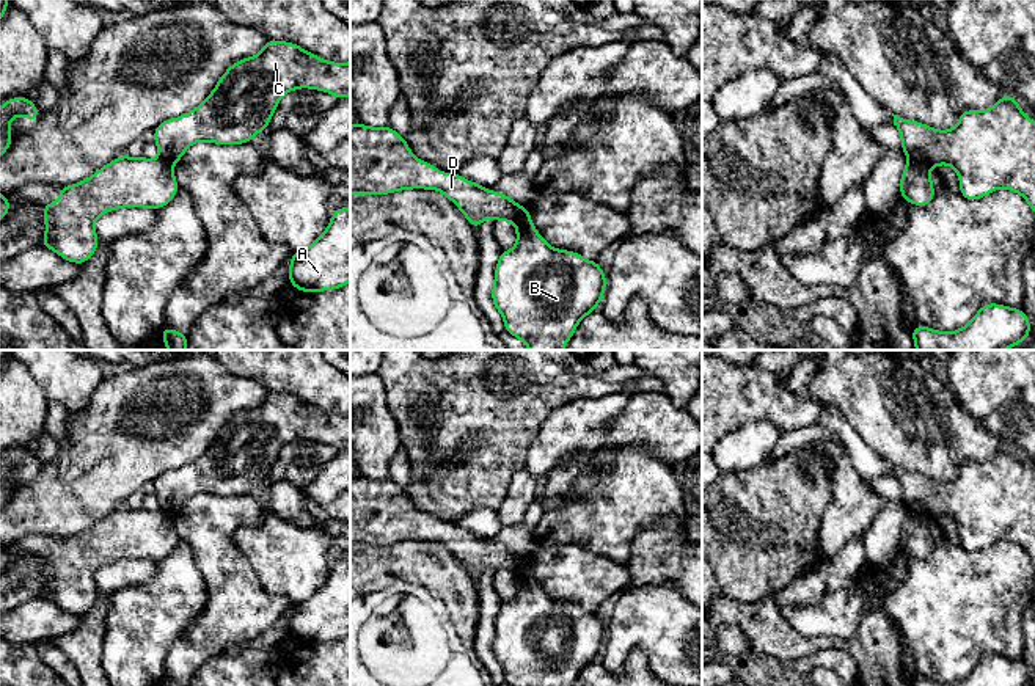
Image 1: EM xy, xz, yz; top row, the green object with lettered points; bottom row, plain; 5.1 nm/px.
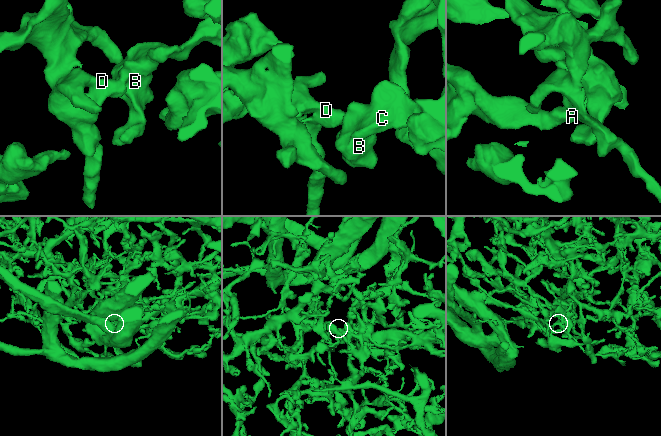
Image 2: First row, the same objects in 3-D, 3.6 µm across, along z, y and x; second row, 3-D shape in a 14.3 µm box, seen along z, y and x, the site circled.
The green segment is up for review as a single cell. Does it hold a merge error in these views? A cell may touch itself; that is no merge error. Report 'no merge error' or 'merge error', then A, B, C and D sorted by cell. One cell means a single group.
merge error; groups A D / B C

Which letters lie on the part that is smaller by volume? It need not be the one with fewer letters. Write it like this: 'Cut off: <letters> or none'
Cut off: B, C

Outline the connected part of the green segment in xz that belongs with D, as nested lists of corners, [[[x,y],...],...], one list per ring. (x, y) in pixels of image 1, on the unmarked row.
[[[350,477],[350,548],[389,546],[399,542],[438,542],[477,581],[485,570],[514,575],[520,557],[459,526],[444,524],[419,512],[391,477]]]

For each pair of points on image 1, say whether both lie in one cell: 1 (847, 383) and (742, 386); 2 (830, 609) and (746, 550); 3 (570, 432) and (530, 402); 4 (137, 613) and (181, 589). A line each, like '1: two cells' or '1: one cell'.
1: two cells
2: two cells
3: two cells
4: one cell

